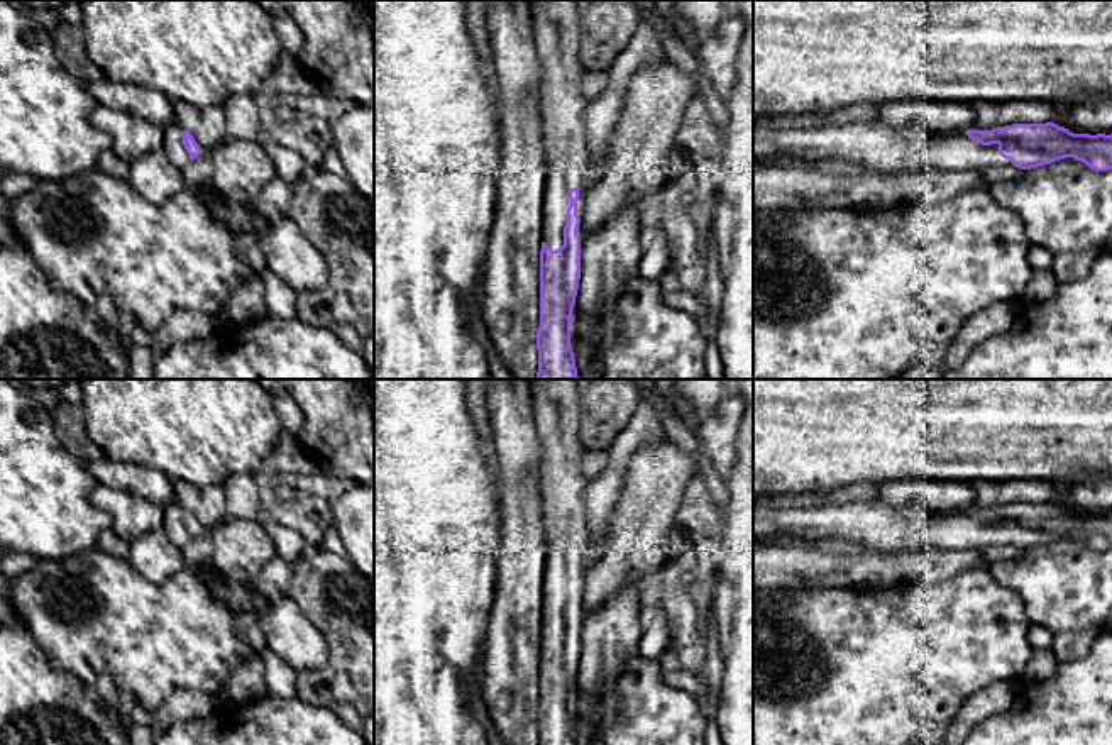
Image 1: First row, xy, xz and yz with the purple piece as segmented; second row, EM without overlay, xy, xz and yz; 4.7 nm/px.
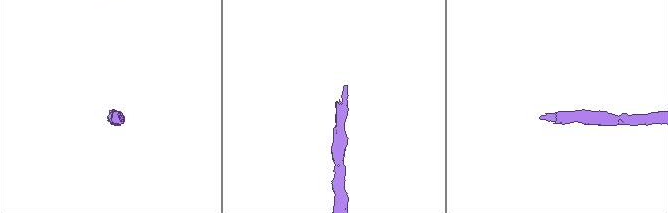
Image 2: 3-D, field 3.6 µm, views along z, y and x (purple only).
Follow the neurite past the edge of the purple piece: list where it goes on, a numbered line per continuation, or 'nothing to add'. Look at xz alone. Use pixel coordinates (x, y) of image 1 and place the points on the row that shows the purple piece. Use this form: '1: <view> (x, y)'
1: xz (556, 24)

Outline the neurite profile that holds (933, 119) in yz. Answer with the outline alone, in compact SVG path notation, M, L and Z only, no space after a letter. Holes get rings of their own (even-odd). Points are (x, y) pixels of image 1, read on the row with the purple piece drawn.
M922 100L887 102L878 107L878 120L892 127L911 127L928 135L965 132L973 127L972 103L933 103Z

